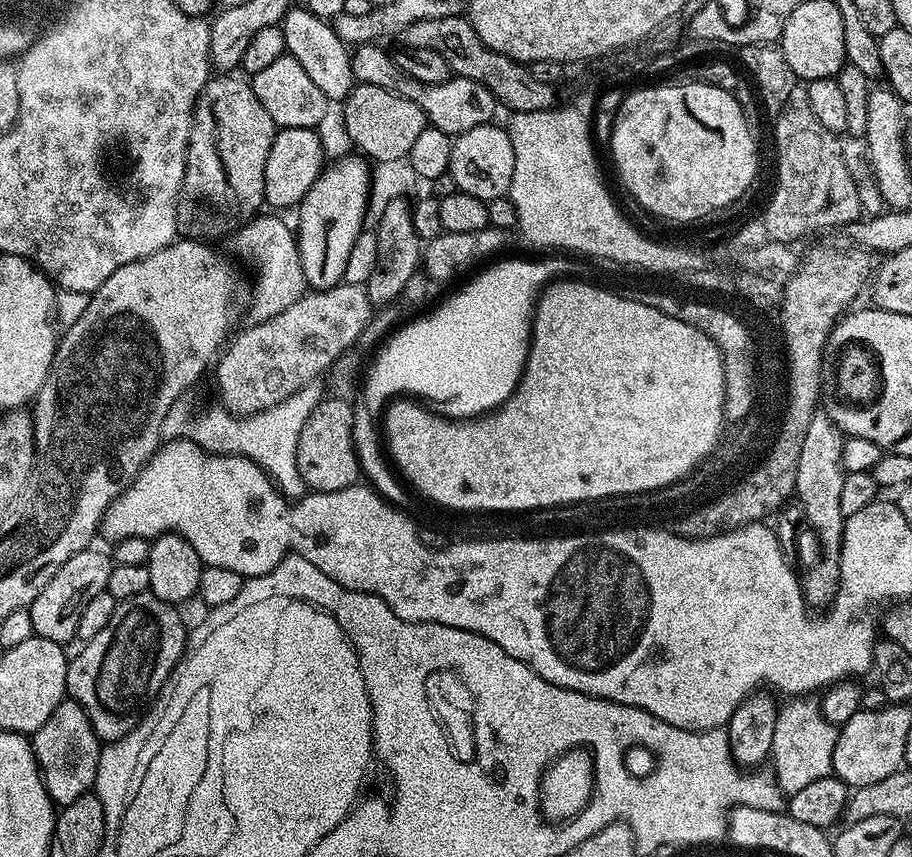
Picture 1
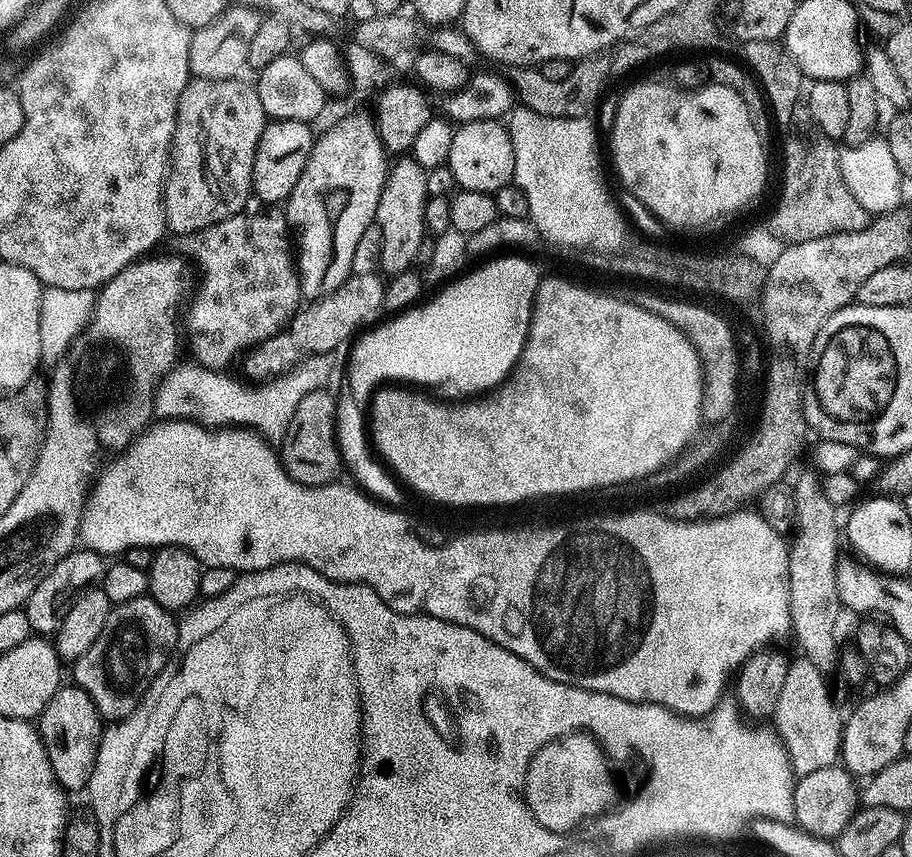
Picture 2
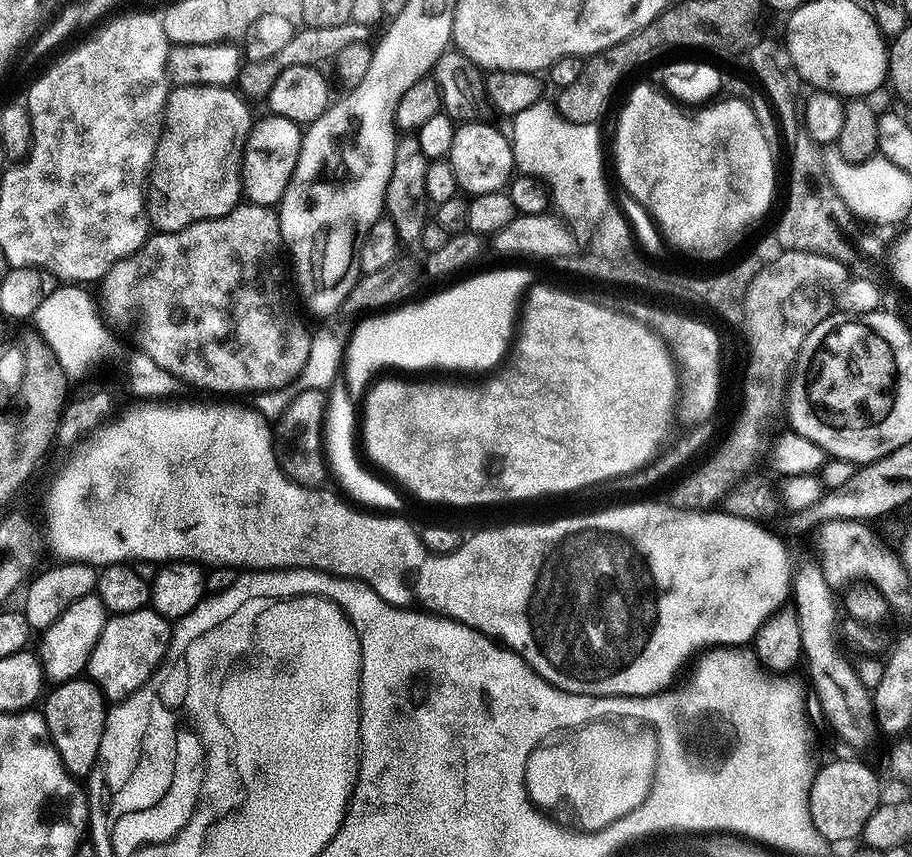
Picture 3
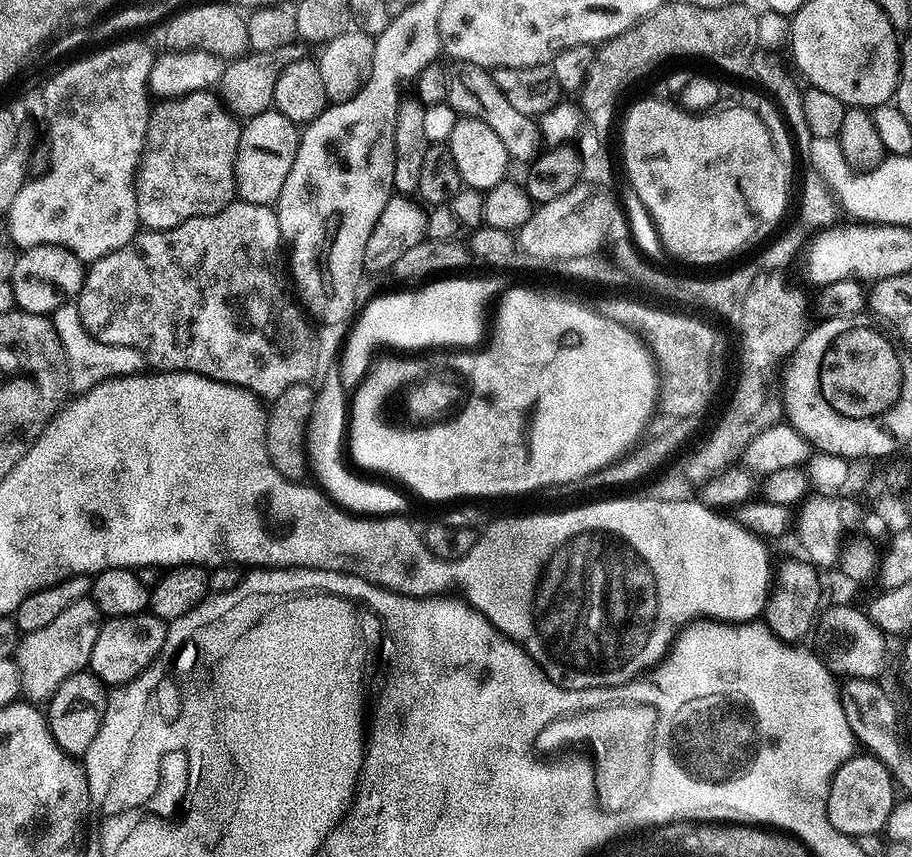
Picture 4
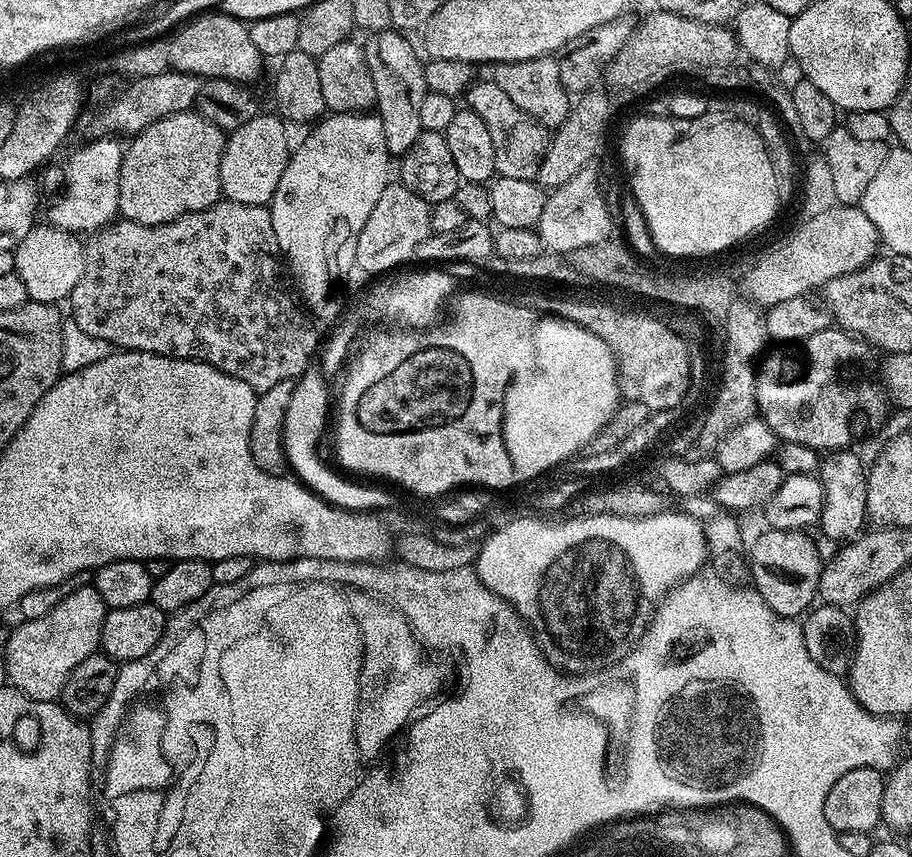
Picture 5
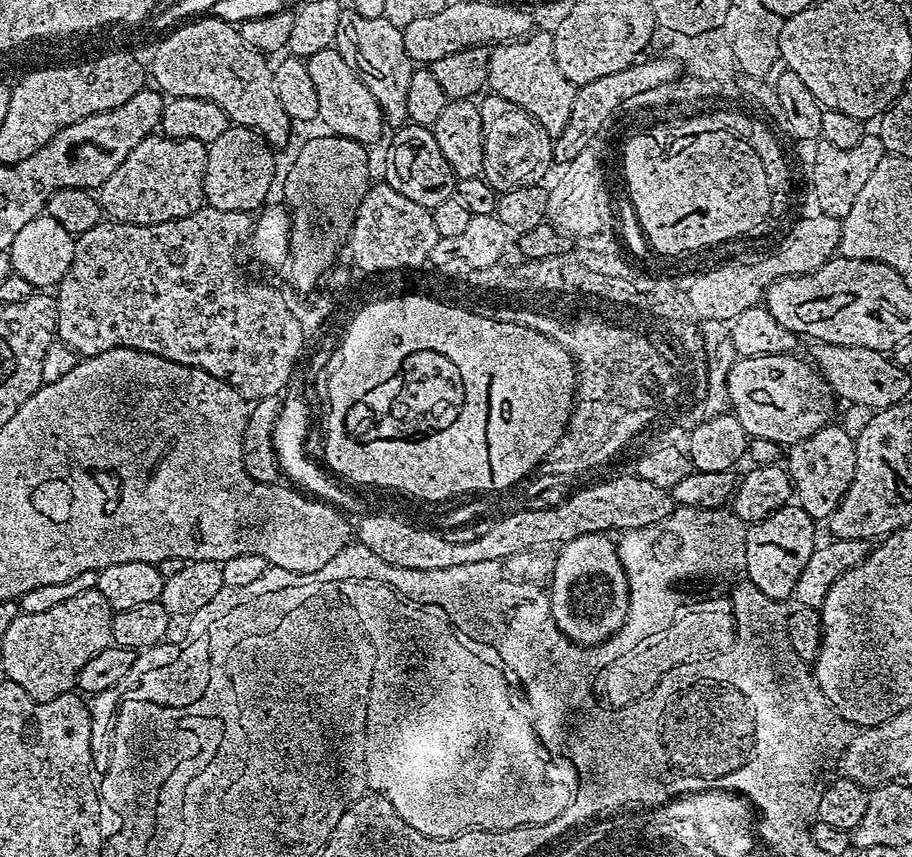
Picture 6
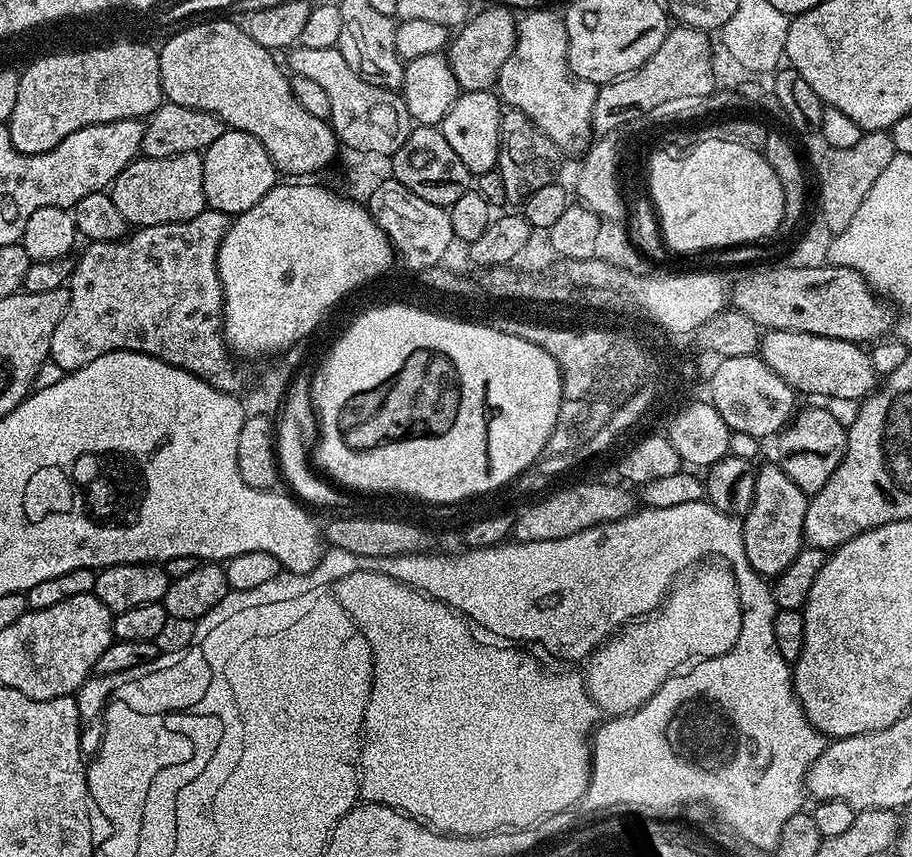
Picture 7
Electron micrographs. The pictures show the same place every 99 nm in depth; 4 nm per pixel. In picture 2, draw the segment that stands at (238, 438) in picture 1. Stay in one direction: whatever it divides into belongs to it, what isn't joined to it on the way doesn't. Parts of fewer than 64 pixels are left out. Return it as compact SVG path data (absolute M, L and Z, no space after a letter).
M328 354L306 356L289 372L255 386L243 379L235 380L227 371L187 363L174 366L165 376L159 377L152 397L152 410L161 421L193 420L195 424L205 426L243 426L260 434L283 434L290 418L294 418L298 402L302 402L306 394L325 387L333 357Z

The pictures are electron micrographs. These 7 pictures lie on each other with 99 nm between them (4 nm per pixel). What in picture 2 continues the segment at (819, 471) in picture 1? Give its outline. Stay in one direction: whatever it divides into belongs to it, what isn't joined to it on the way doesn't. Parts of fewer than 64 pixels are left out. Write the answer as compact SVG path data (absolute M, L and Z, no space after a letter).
M809 470L804 472L797 478L796 484L794 483L794 491L796 493L796 519L794 521L794 533L796 537L790 540L790 547L788 550L788 601L790 602L790 618L792 619L790 628L794 633L796 631L796 640L800 643L799 651L803 655L808 656L809 660L814 662L814 665L820 669L828 670L832 664L835 665L838 660L838 641L836 642L836 623L840 620L840 612L842 613L842 605L838 598L838 582L836 581L836 562L841 559L842 552L840 552L840 540L842 544L842 528L836 525L836 512L838 512L837 505L830 503L828 497L824 495L824 490L821 481L818 479L815 471Z

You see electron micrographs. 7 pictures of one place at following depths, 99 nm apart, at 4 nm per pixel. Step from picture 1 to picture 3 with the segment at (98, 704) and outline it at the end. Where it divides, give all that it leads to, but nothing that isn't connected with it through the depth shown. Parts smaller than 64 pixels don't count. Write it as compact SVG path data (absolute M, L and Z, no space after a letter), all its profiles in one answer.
M150 606L130 614L109 615L88 659L87 679L97 684L108 702L122 701L135 694L165 663L164 655L172 641L172 629L170 621Z

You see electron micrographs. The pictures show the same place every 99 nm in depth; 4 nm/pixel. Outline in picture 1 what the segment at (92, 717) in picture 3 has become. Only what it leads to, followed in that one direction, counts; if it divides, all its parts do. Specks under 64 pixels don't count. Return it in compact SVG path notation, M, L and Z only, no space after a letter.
M64 699L54 710L54 714L50 714L46 722L42 722L40 729L31 733L30 739L36 760L40 764L40 774L48 793L52 795L53 804L63 806L74 802L74 798L82 798L82 794L93 791L102 742L96 737L86 710L82 710L77 700Z

